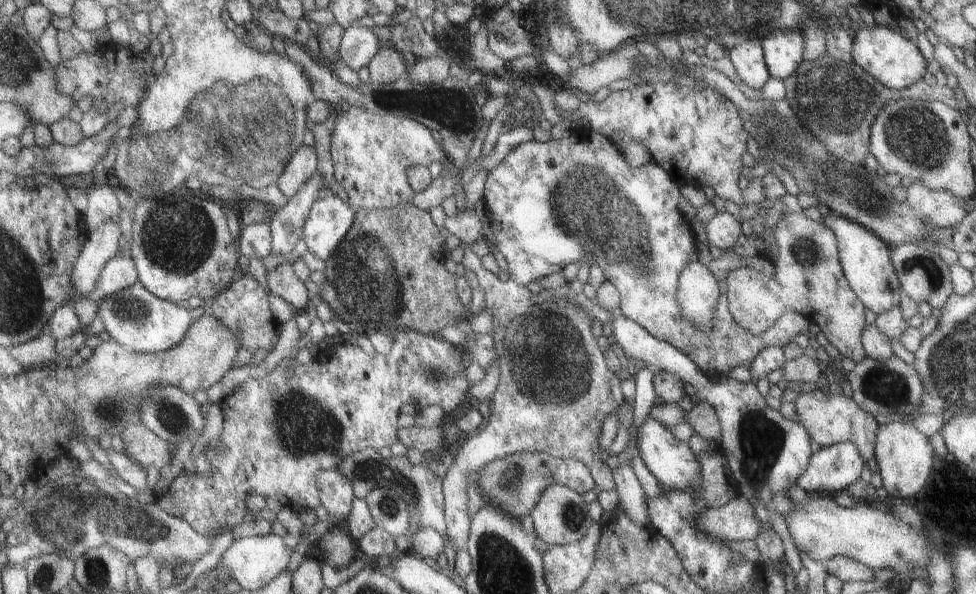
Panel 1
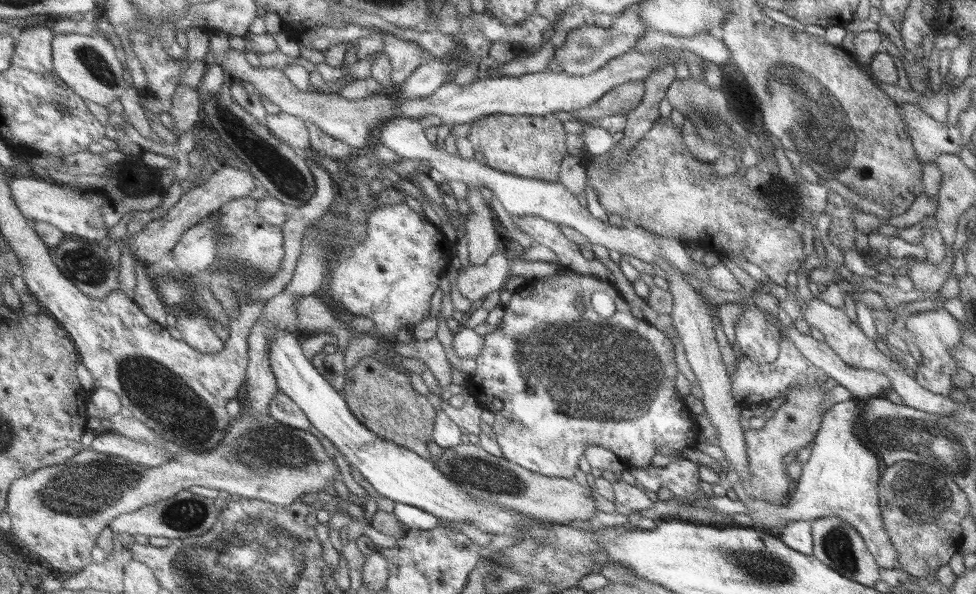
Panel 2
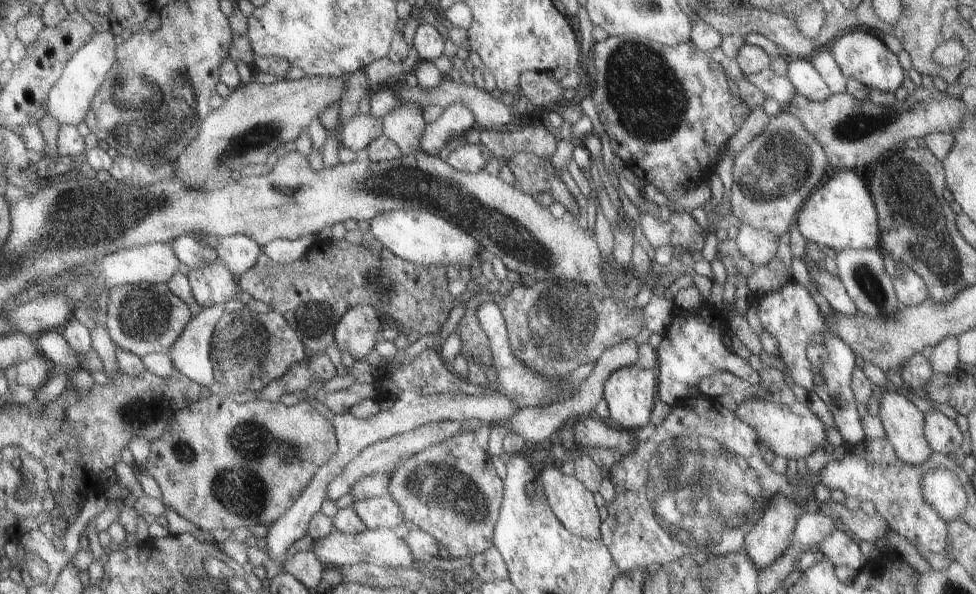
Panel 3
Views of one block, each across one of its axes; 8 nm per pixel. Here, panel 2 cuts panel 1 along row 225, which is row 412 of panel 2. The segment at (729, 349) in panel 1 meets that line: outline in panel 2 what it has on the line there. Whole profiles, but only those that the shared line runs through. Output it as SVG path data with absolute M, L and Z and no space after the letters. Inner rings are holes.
M572 271L548 276L547 280L540 278L537 279L537 282L533 282L533 286L529 286L529 288L519 288L517 293L511 296L509 302L502 307L503 316L499 319L497 327L483 335L481 351L474 358L475 371L469 375L469 392L473 394L472 397L483 409L487 409L495 415L495 425L492 430L495 441L500 448L501 457L541 476L574 479L573 474L578 470L577 460L589 445L609 450L627 468L647 468L650 465L651 457L655 454L655 447L667 447L671 450L694 447L700 434L694 416L685 406L682 397L673 388L678 370L673 361L673 348L669 338L643 318L633 317L629 311L629 305L615 289L613 290L615 311L610 317L599 317L597 313L593 312L590 305L591 294L595 290L603 290L603 284L599 280ZM493 400L499 400L503 404L503 408L497 411L497 408L493 406Z

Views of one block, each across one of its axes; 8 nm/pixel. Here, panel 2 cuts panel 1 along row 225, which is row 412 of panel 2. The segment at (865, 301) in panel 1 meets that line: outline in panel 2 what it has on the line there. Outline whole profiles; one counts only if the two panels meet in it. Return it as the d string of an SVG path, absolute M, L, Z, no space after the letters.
M851 398L835 403L827 411L823 411L808 460L801 465L799 479L792 483L792 494L782 505L772 506L763 500L753 500L744 493L739 484L734 487L735 498L745 505L745 511L753 521L754 528L766 532L769 530L770 533L777 528L782 529L789 522L810 522L817 518L835 516L849 524L861 536L867 552L880 569L902 570L897 553L883 528L878 505L877 481L883 465L875 453L855 436L860 418L861 408Z

